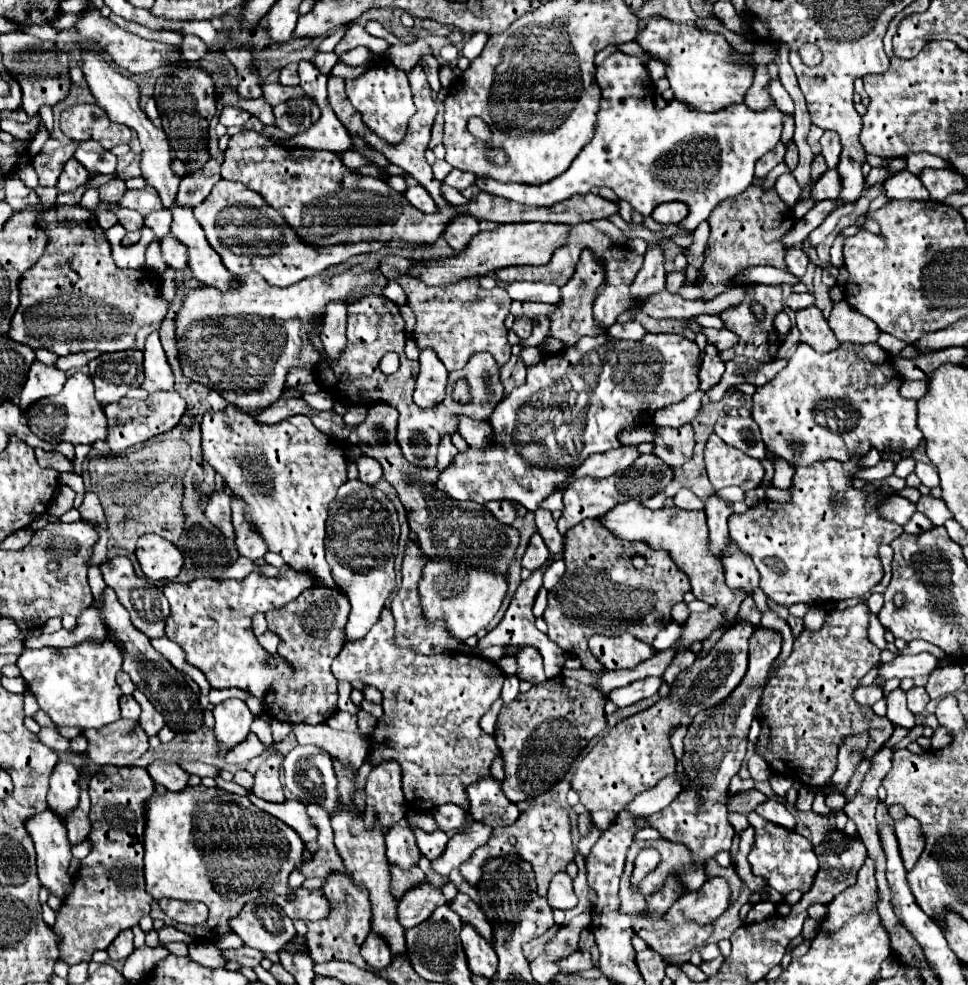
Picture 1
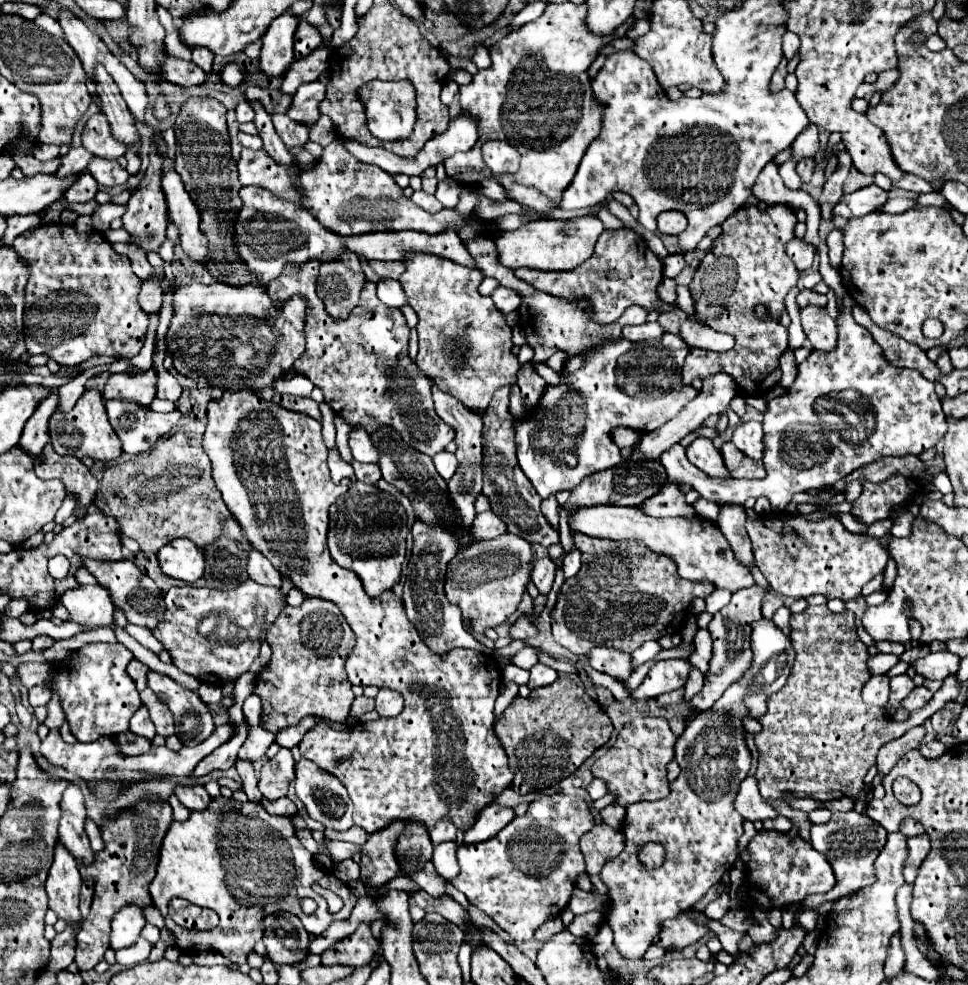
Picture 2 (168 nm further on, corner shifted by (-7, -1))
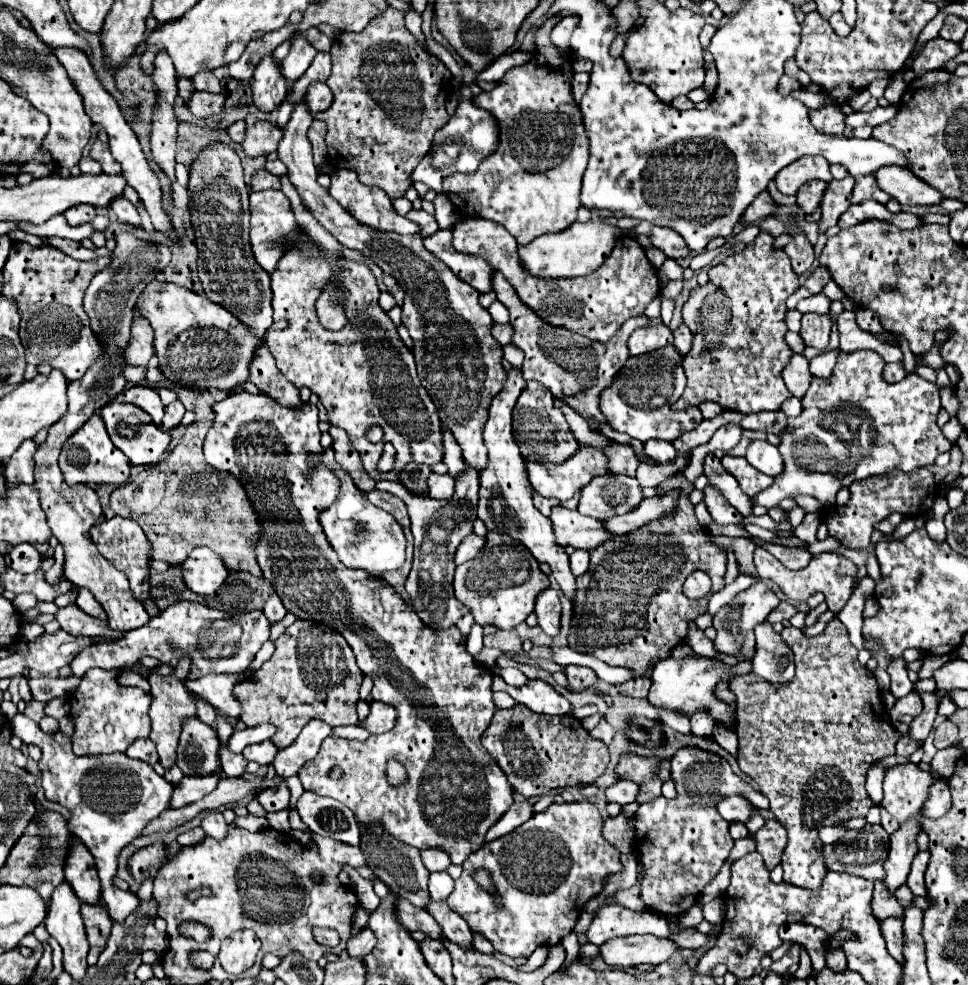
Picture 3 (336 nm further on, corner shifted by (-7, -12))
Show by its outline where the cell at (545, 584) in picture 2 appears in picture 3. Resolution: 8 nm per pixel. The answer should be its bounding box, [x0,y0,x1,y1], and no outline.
[535,588,561,637]

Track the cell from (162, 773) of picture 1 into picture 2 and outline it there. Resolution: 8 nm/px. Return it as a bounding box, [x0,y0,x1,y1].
[175,783,211,809]

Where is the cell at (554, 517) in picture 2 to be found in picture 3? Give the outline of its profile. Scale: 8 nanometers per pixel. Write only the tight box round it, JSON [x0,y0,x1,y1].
[533,490,559,516]

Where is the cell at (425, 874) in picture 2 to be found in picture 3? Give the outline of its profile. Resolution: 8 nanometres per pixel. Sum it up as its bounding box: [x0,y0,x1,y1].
[427,902,473,948]

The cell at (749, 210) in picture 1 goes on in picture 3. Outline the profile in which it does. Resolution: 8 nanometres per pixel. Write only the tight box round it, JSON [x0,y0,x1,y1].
[671,232,799,414]

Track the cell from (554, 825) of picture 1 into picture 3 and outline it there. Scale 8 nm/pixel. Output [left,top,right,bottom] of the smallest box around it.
[447,800,623,958]

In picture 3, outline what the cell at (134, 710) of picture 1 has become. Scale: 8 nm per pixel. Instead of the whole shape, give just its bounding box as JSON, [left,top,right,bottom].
[127,738,157,766]

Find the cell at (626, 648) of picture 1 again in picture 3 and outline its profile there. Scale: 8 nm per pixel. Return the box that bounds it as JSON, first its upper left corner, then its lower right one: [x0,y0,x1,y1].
[563,666,595,692]

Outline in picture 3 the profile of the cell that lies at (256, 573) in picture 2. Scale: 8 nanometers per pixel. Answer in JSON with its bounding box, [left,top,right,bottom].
[263,594,287,624]

